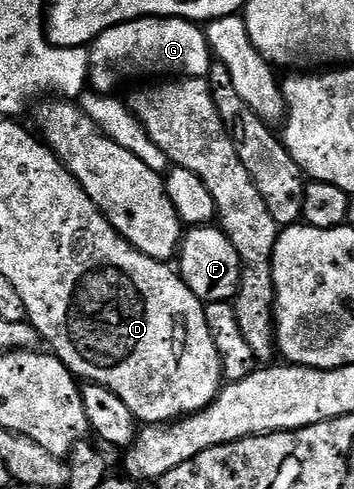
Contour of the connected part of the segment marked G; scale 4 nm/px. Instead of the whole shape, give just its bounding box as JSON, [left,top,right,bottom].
[89,17,212,93]

